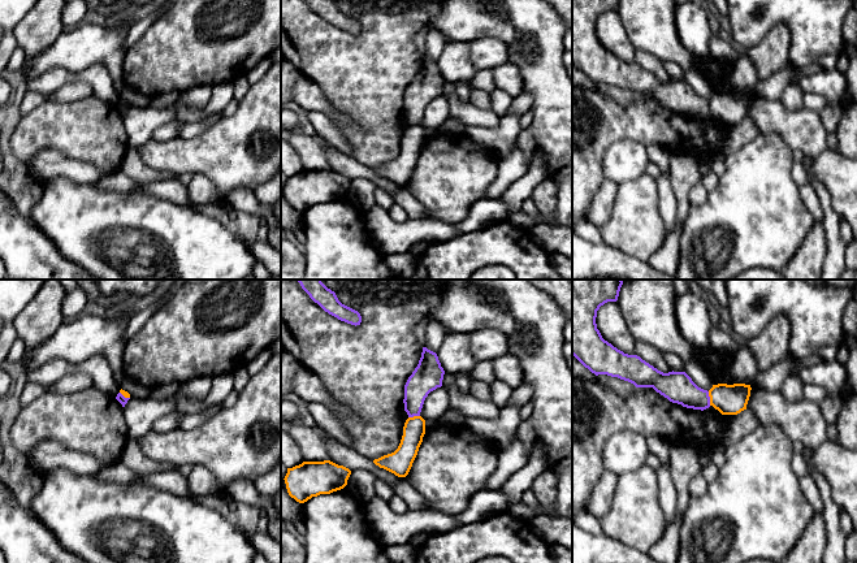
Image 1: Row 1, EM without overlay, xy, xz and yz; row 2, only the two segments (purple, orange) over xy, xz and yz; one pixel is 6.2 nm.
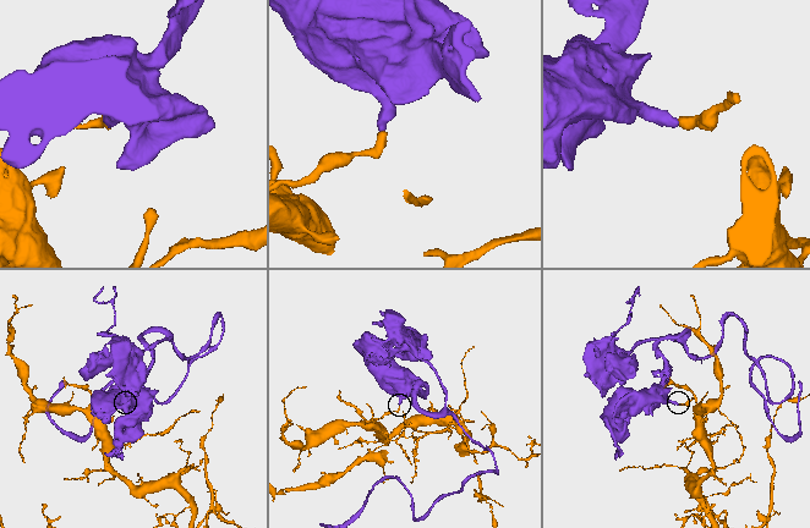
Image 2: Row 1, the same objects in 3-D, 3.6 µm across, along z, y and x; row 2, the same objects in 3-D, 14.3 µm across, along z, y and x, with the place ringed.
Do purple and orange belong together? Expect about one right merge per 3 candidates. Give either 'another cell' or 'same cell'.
another cell

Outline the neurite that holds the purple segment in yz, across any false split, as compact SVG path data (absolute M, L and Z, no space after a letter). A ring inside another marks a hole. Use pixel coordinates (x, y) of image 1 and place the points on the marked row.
M572 280L572 355L596 376L607 374L636 387L653 387L670 402L687 408L709 408L709 391L698 387L685 372L663 373L640 356L624 354L602 338L596 324L597 311L607 302L618 300L622 285L622 280Z

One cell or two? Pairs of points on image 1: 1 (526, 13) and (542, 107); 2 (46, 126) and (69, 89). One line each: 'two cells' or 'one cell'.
1: one cell
2: two cells

